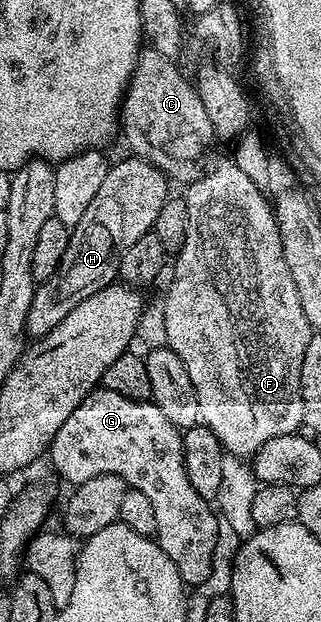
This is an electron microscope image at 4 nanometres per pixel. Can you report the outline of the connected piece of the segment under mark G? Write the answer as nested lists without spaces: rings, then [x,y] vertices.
[[[104,389],[92,391],[86,399],[77,406],[75,413],[63,421],[59,433],[51,441],[47,459],[53,462],[53,467],[69,482],[76,485],[83,481],[91,481],[91,477],[114,475],[125,482],[126,488],[144,493],[155,508],[155,536],[163,553],[171,557],[173,564],[179,569],[179,577],[186,585],[205,583],[213,571],[213,554],[217,551],[217,525],[219,515],[211,506],[210,500],[199,497],[187,477],[187,469],[183,465],[182,432],[152,401],[144,399],[128,399],[119,393],[111,393]]]

